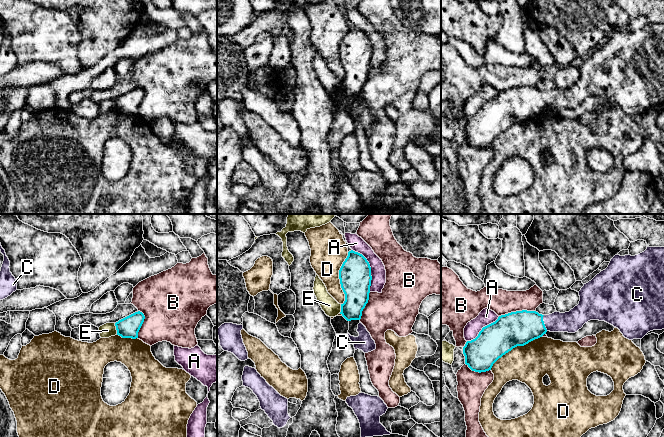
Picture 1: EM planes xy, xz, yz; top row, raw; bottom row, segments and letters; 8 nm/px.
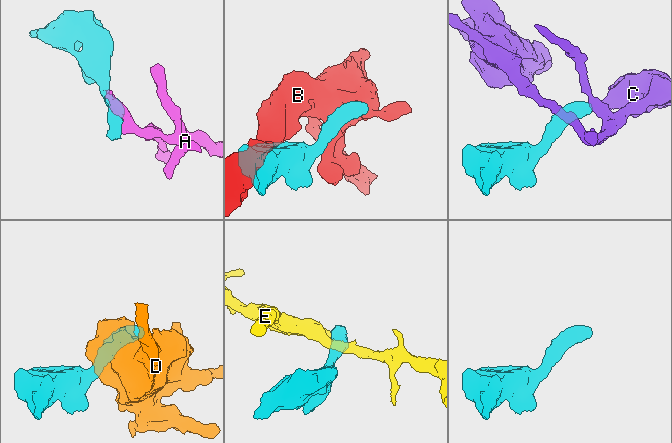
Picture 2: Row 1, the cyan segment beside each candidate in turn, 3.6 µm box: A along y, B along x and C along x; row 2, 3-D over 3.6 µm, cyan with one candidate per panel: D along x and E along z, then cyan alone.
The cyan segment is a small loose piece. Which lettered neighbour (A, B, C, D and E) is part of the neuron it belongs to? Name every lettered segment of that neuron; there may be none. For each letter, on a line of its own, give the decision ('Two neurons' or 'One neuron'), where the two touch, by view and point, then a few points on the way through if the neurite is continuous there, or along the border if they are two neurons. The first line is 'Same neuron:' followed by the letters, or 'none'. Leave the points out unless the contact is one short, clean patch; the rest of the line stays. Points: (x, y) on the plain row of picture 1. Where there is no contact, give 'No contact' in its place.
Same neuron: C
A: Two neurons. Touches cyan at xz (370, 44)
B: Two neurons. Touches cyan at yz (516, 87)
C: One neuron. Touches cyan at yz (543, 99). Path across: yz (518, 104), (543, 99), (572, 97)
D: Two neurons. Touches cyan at yz (514, 123)
E: Two neurons. Touches cyan at xy (116, 105)

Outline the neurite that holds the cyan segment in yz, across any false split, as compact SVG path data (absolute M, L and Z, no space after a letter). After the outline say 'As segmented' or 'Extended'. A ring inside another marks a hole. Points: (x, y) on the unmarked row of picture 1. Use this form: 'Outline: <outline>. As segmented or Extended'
Outline: M647 23L644 28L635 32L615 31L605 46L584 60L579 72L579 80L569 88L556 87L542 91L536 87L522 86L499 92L495 98L483 103L475 115L466 118L463 123L465 140L475 148L489 147L499 134L513 124L526 121L542 113L547 107L575 109L590 96L605 97L613 101L629 116L642 115L650 107L664 105L664 23Z. Extended

